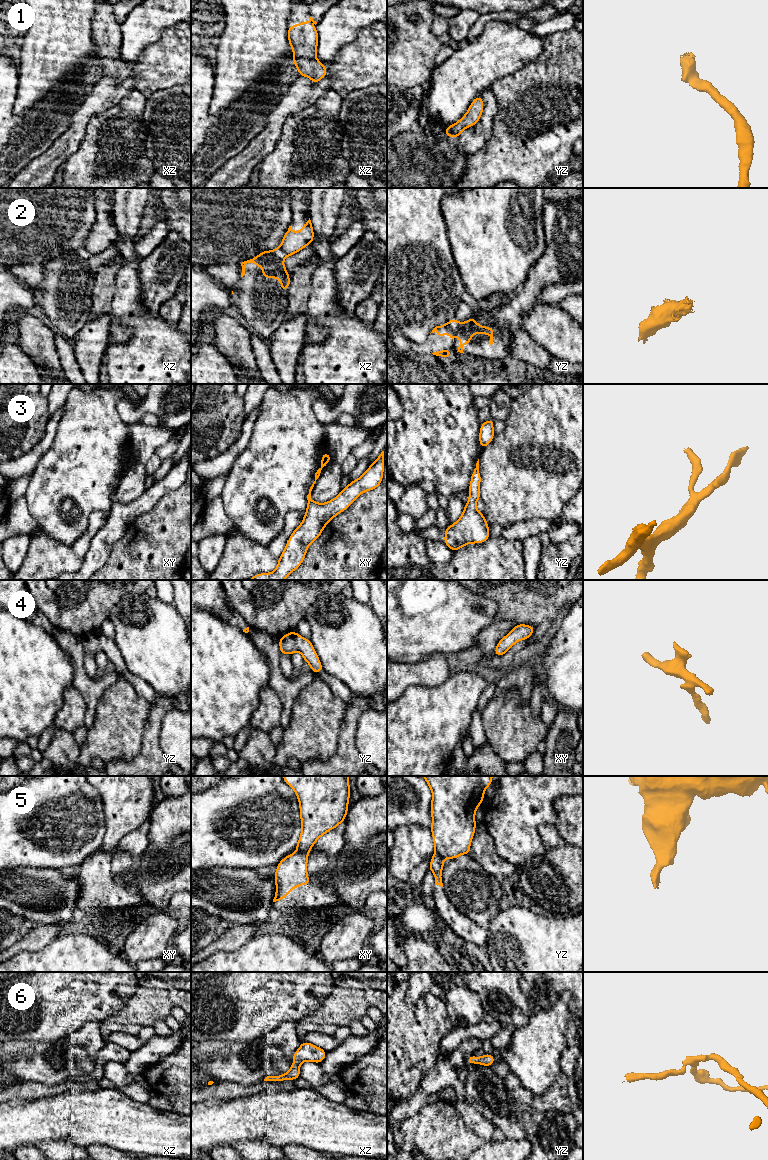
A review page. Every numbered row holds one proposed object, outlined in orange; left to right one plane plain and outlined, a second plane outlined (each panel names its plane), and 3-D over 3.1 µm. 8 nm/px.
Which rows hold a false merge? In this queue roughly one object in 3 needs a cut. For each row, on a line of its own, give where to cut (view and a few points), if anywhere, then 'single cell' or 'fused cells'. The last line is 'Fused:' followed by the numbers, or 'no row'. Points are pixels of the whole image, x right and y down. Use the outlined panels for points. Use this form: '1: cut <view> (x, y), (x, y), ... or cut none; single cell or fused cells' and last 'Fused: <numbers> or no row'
1: cut none; single cell
2: cut yz (447, 323), (455, 332); fused cells
3: cut none; single cell
4: cut none; single cell
5: cut xy (299, 852), (307, 854); fused cells
6: cut none; single cell
Fused: 2, 5

